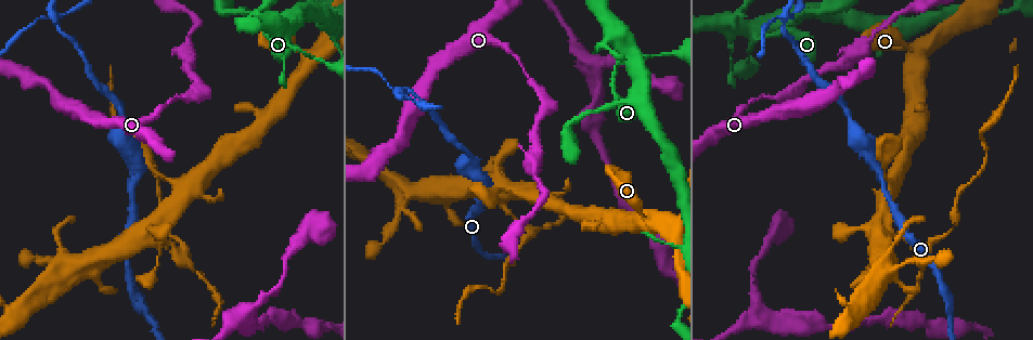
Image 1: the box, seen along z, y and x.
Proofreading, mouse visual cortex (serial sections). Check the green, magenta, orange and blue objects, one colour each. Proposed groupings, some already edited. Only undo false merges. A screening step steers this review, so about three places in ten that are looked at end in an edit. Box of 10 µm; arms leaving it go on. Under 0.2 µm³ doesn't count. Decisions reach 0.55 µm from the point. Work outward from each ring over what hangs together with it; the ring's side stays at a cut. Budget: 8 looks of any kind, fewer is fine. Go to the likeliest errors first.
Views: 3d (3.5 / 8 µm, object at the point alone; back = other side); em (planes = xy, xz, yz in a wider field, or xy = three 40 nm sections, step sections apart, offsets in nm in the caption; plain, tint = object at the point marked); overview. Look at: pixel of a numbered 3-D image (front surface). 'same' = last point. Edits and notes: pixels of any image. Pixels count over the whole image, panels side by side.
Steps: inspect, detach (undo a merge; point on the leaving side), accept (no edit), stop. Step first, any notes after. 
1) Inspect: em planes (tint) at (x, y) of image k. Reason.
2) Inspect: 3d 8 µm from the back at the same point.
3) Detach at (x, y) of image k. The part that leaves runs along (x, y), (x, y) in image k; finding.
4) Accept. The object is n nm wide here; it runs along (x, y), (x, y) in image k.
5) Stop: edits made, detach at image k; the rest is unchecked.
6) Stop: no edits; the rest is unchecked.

Inspect: 3d 3.5 µm at (786, 20) of image 1. Abrupt turn.

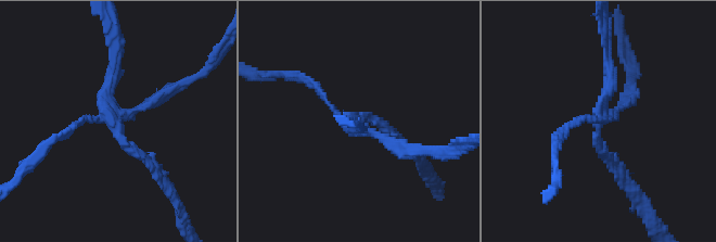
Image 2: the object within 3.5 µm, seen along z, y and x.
Inspect: em xy step 3 (plain) at (112, 121) of image 2.

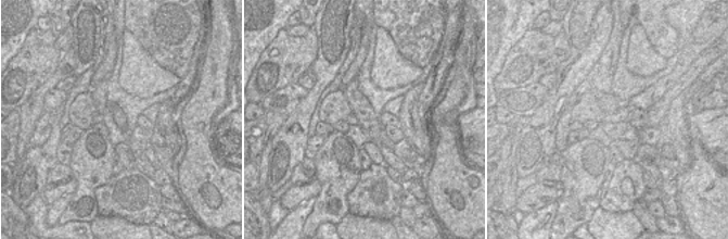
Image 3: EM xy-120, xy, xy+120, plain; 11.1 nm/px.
Inspect: em xy step 3 (tint) at the same point. With the object marked.

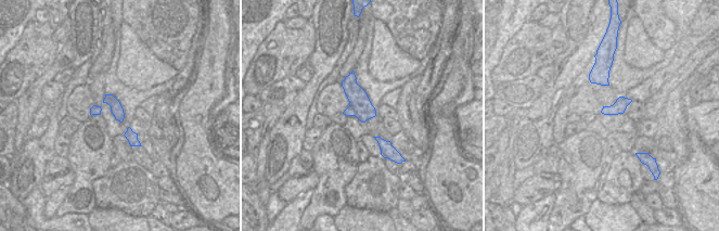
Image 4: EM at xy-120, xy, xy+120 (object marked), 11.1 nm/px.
Detach at (154, 98) of image 2. The part that leaves runs along (101, 118), (78, 122), (27, 165) in image 2; a second cell is stuck on.

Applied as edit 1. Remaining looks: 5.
Inspect: 3d 3.5 µm from the back at (501, 195) of image 1. Three-way junction.

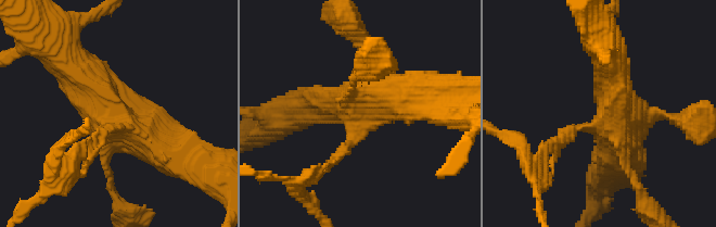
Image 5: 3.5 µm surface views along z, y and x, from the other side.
Inspect: em planes (tint) at (603, 122) of image 5.

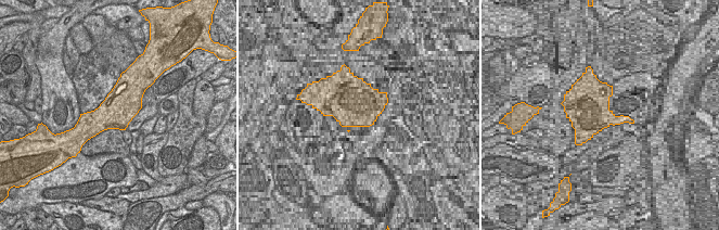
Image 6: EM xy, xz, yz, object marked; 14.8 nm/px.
Inspect: em xy step 3 (tint) at the same point. Cut it another way.

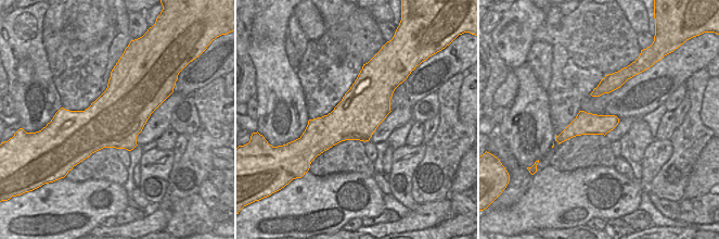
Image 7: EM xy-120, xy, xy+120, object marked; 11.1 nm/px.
Accept. Continuous, no second cell.

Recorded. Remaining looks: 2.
Inspect: 3d 3.5 µm at (758, 33) of image 1.

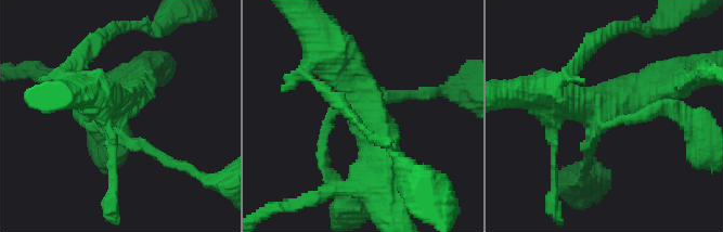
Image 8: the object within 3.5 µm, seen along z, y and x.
Inspect: em planes (tint) at (114, 115) of image 8. 4 arms meet here; the arms are 200, 200, 400, 500 nm wide; shape alone is not enough.

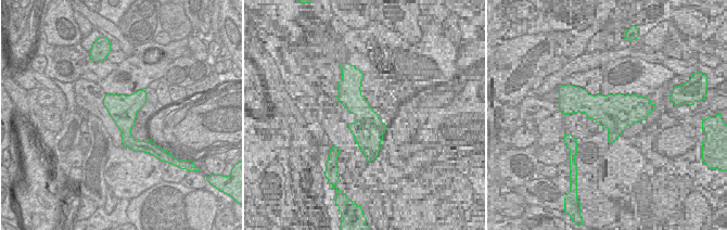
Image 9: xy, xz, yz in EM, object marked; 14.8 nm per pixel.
Accept. It runs along (79, 114), (103, 124), (137, 84) in image 8; continuous, no second cell.

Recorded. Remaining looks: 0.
Stop: edits made, detach at image 2; the rest is unchecked.

